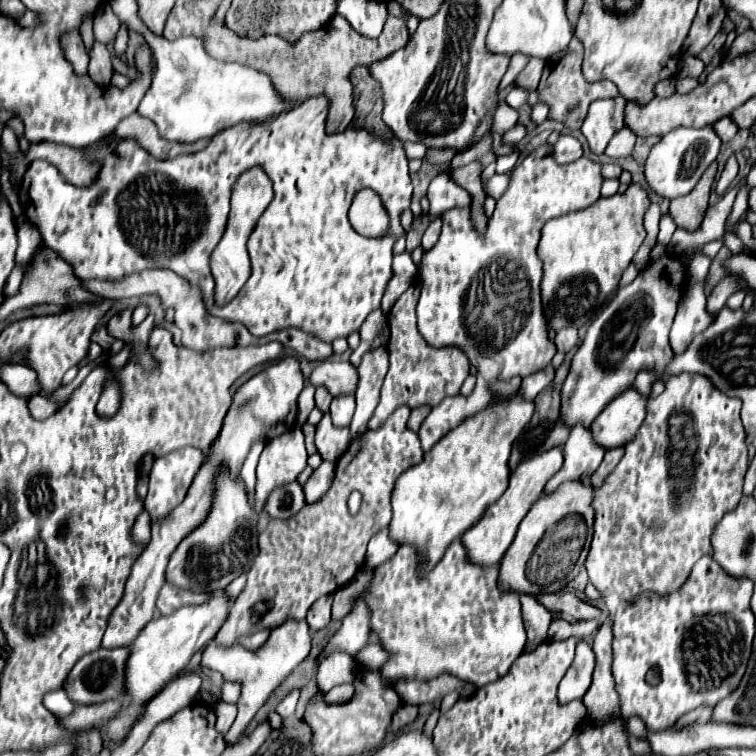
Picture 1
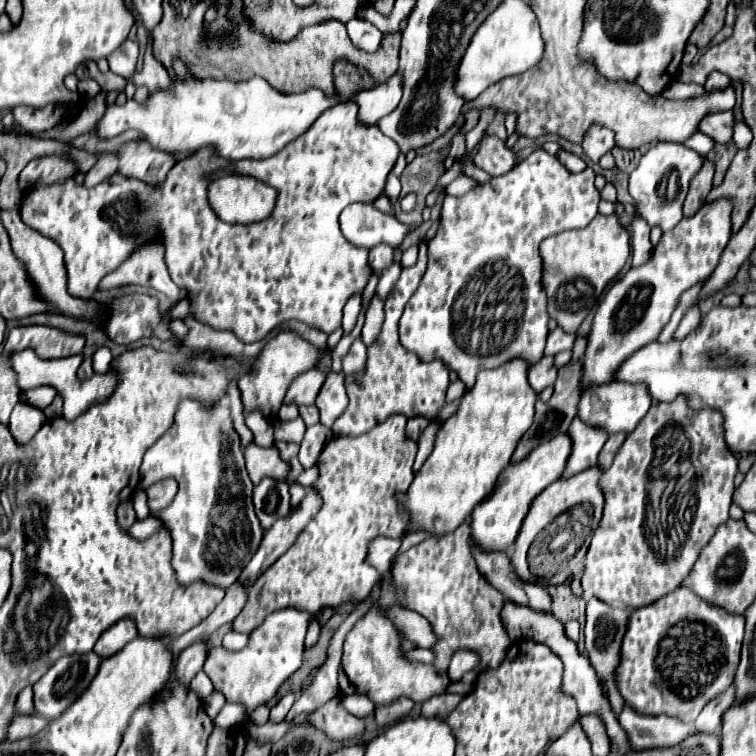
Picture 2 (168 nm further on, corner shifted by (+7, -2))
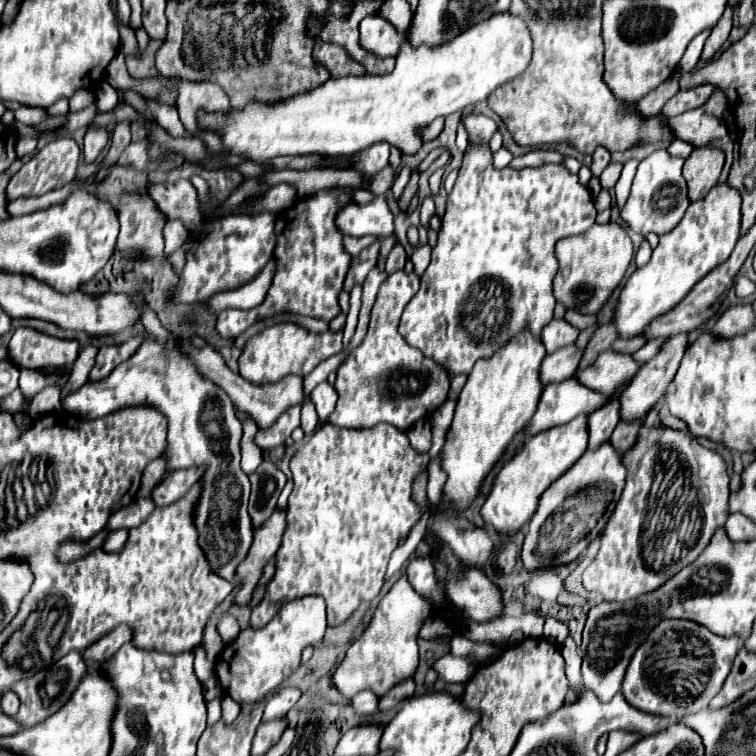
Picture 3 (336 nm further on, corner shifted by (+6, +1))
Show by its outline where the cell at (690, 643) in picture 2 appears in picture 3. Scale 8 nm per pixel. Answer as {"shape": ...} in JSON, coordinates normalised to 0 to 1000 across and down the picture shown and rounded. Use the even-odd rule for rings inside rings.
{"shape":[[[874,821],[861,835],[856,848],[840,861],[832,877],[829,893],[824,898],[821,917],[827,919],[827,927],[832,933],[843,935],[845,940],[858,940],[864,946],[880,946],[880,948],[898,951],[909,943],[922,943],[938,933],[938,927],[948,919],[948,914],[959,903],[978,856],[980,856],[978,843],[962,843],[962,845],[948,843],[938,832],[917,821]]]}

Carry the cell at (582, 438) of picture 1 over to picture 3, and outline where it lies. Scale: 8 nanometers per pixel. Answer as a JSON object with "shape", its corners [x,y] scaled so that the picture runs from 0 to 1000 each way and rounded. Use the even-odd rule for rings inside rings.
{"shape":[[[821,507],[821,512],[816,512],[816,517],[811,517],[811,522],[806,525],[806,533],[779,549],[779,594],[790,594],[795,586],[806,583],[813,562],[821,557],[816,522],[821,522],[829,509],[832,507]]]}

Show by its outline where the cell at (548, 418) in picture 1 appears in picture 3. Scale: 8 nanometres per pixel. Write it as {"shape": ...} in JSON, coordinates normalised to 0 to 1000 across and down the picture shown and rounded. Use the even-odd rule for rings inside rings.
{"shape":[[[811,427],[795,430],[795,433],[787,438],[787,443],[782,446],[782,451],[776,454],[774,470],[771,470],[771,478],[769,478],[766,488],[779,485],[779,483],[790,475],[790,470],[795,470],[798,464],[803,464],[803,462],[811,456],[813,448],[816,448],[816,438],[811,438]]]}

